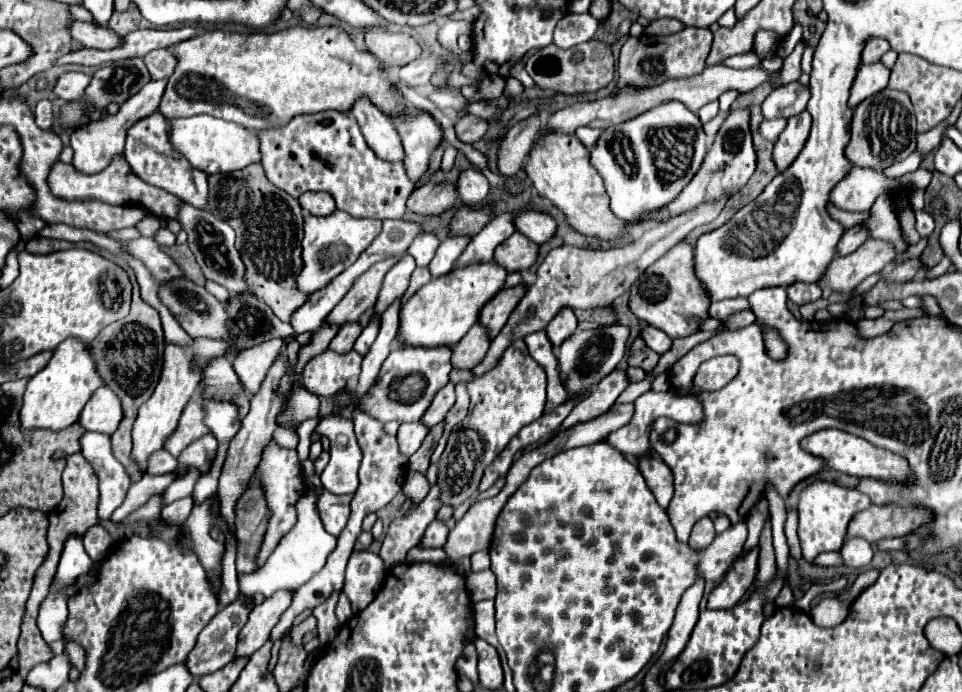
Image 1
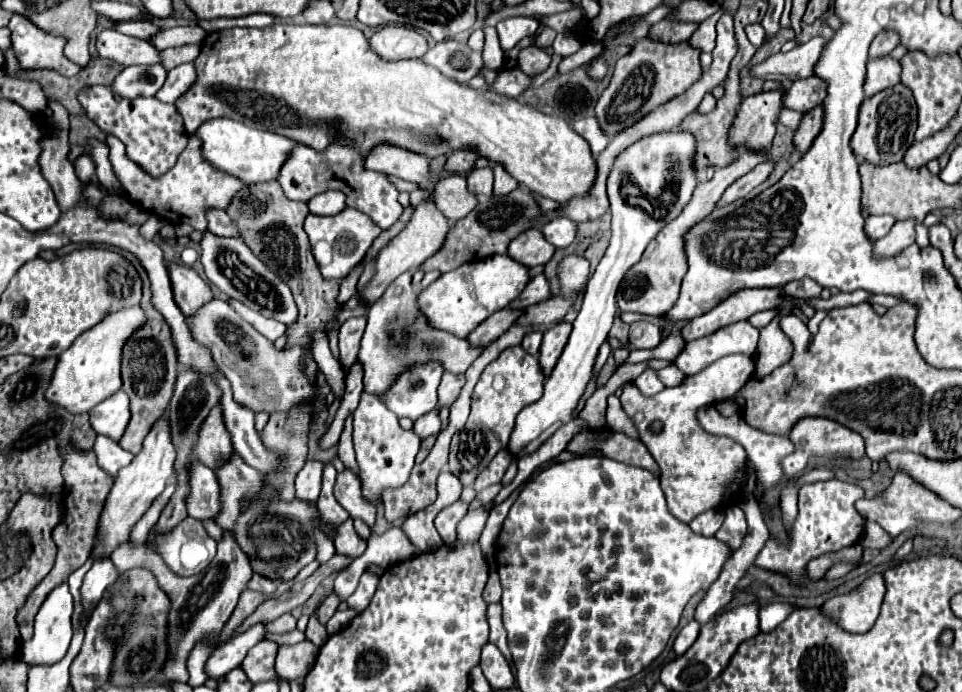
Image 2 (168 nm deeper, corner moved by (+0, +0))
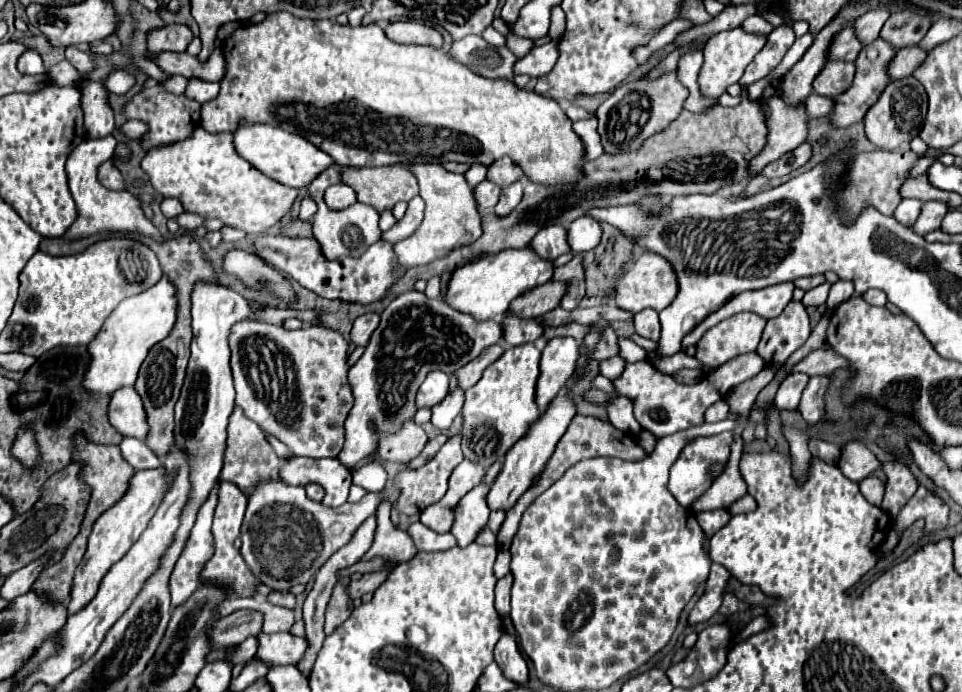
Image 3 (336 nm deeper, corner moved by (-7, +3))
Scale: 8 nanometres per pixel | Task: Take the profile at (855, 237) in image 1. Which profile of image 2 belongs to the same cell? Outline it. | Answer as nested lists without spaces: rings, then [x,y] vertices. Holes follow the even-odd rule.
[[[889,214],[869,216],[869,218],[865,220],[865,232],[867,232],[867,236],[869,236],[871,240],[879,240],[879,238],[883,238],[883,236],[891,230],[891,226],[893,226],[895,222],[897,222],[897,220],[895,220],[893,216],[889,216]]]

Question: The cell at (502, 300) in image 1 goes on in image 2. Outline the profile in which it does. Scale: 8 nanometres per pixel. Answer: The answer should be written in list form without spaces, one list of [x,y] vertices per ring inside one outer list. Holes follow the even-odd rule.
[[[539,274],[539,276],[535,276],[535,278],[527,284],[527,288],[525,288],[523,294],[519,296],[519,300],[511,302],[511,306],[513,306],[513,308],[527,308],[527,306],[531,306],[531,304],[537,304],[539,300],[545,300],[547,296],[553,296],[551,286],[549,286],[549,280],[547,280],[545,274]]]

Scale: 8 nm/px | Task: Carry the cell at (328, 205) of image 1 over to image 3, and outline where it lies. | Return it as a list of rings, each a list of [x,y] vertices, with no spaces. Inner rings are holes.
[[[338,183],[338,185],[330,185],[324,193],[324,203],[338,211],[338,209],[344,209],[344,207],[350,207],[352,203],[356,203],[356,191],[346,185],[346,183]]]

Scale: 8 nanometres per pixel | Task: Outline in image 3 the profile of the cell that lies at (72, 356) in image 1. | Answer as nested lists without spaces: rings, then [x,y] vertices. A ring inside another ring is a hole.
[[[166,277],[158,285],[144,293],[124,299],[104,321],[98,335],[88,343],[88,367],[82,379],[82,387],[92,395],[112,395],[120,387],[130,387],[136,381],[138,369],[152,345],[162,341],[176,321],[176,297],[174,287]]]

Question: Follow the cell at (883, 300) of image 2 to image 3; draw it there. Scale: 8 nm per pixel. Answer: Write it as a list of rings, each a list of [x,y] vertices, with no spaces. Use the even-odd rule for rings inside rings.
[[[869,289],[862,297],[867,303],[874,306],[885,306],[888,302],[886,294],[879,289]]]

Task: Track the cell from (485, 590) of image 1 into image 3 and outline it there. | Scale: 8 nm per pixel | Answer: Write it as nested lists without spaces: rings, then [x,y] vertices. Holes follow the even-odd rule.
[[[504,575],[496,583],[496,611],[500,615],[506,615],[510,611],[510,587],[512,587],[512,575]]]

